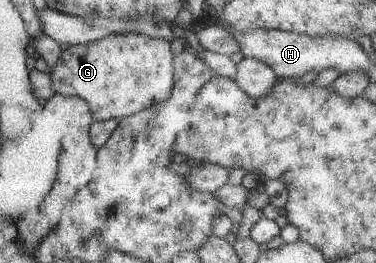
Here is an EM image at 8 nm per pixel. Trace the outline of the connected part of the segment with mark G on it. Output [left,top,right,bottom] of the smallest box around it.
[50,33,174,121]

